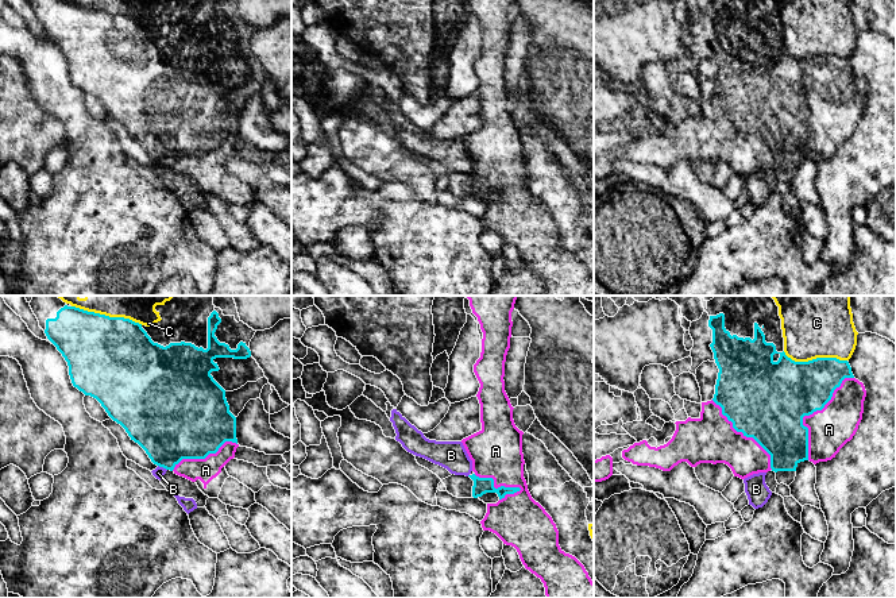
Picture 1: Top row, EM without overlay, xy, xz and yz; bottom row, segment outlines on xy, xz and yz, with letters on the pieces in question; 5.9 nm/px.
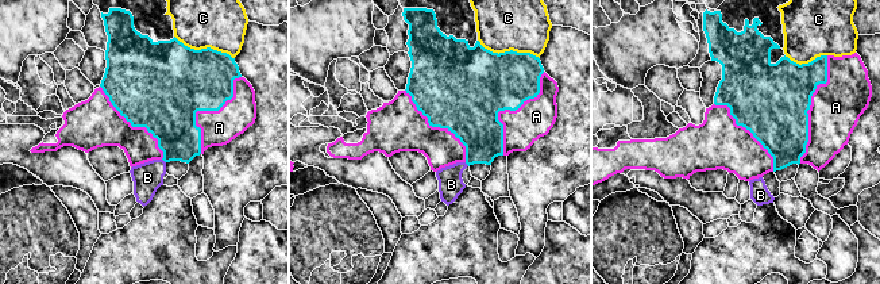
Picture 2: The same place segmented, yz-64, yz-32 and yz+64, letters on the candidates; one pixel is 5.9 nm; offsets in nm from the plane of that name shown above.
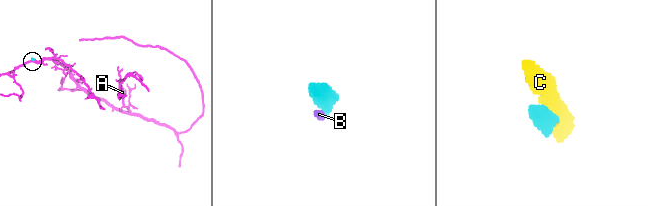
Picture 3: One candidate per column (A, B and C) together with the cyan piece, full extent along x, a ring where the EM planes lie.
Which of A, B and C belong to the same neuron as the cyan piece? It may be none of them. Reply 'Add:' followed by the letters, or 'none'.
Add: A

